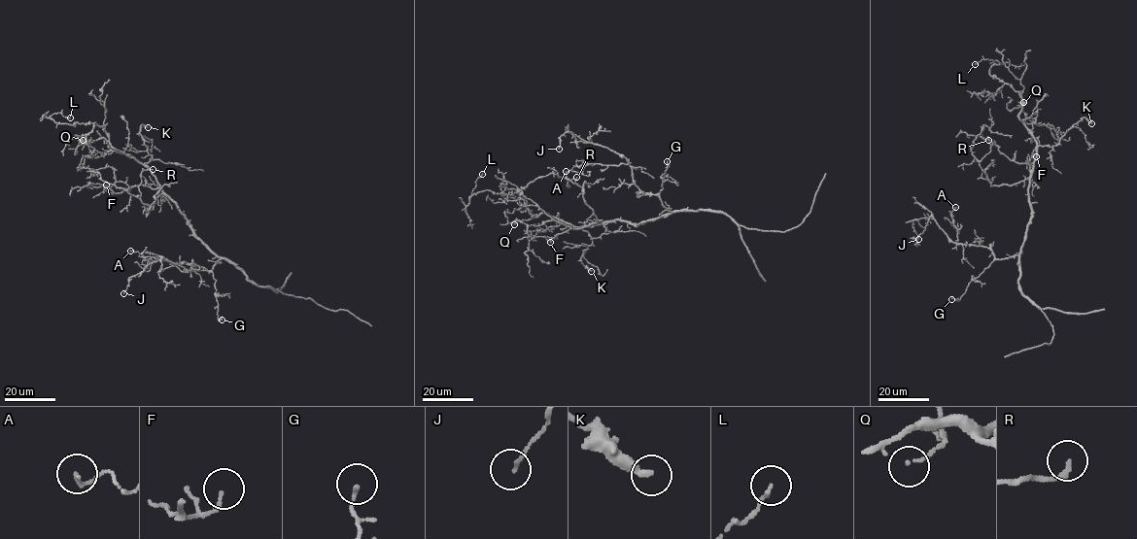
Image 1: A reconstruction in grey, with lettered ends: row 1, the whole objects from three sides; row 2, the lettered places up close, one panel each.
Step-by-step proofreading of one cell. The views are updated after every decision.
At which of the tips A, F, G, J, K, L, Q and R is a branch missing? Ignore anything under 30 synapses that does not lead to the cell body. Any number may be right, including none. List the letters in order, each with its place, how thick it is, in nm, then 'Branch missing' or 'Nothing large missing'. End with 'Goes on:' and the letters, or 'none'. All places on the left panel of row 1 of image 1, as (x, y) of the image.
A: Place: (130, 251). Thickness 130 nm. Nothing large missing
F: Place: (106, 185). Thickness 120 nm. Nothing large missing
G: Place: (222, 320). Thickness 130 nm. Nothing large missing
J: Place: (123, 293). Thickness 120 nm. Nothing large missing
K: Place: (148, 127). Thickness 320 nm. Nothing large missing
L: Place: (70, 117). Thickness 120 nm. Nothing large missing
Q: Place: (83, 140). Thickness 100 nm. Nothing large missing
R: Place: (153, 169). Thickness 180 nm. Nothing large missing
Goes on: none

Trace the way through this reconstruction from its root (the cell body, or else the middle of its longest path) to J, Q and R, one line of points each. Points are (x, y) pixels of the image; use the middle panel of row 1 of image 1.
J: (637, 224), (671, 212), (639, 189), (628, 160), (569, 132), (559, 137), (559, 149)
Q: (637, 224), (614, 219), (592, 226), (575, 226), (543, 213), (528, 219), (518, 219), (514, 224)
R: (637, 224), (614, 219), (601, 222), (586, 203), (582, 187), (568, 179), (567, 185), (576, 177)

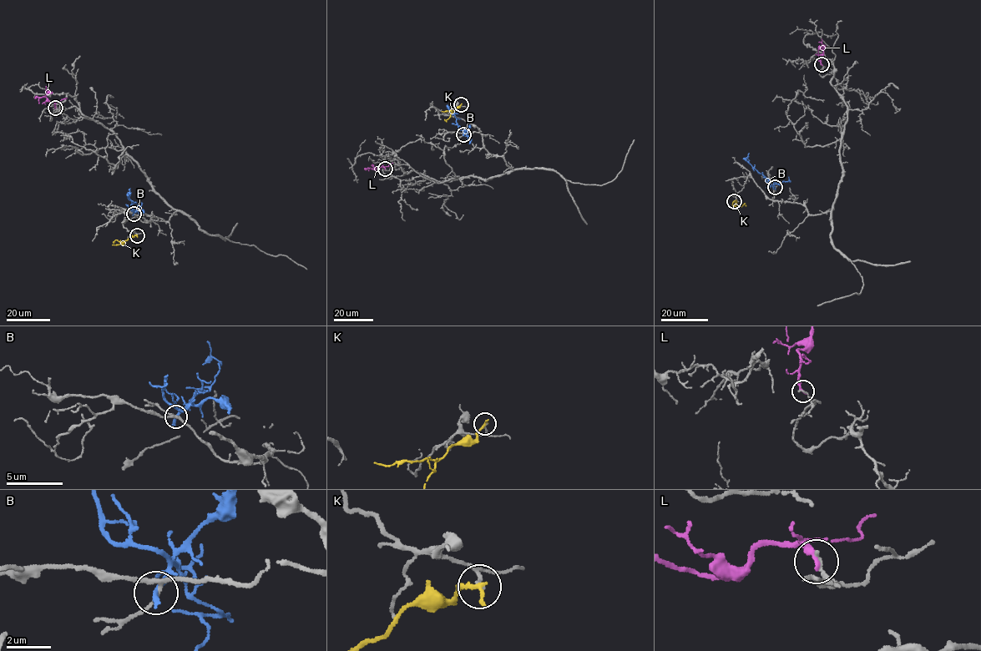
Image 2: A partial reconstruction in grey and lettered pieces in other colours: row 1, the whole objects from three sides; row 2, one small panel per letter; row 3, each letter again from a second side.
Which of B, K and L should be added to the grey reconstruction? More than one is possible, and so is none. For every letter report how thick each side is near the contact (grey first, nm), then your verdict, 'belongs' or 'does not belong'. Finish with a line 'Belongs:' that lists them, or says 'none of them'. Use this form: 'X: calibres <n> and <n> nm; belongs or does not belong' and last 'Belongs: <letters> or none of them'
B: calibres 170 and 320 nm; does not belong
K: calibres 140 and 240 nm; does not belong
L: calibres 150 and 260 nm; does not belong
Belongs: none of them

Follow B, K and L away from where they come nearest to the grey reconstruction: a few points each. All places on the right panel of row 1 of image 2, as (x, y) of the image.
B: (775, 188), (749, 164), (749, 153)
K: (734, 201), (738, 205), (745, 203), (742, 205)
L: (821, 65), (824, 47), (821, 38)

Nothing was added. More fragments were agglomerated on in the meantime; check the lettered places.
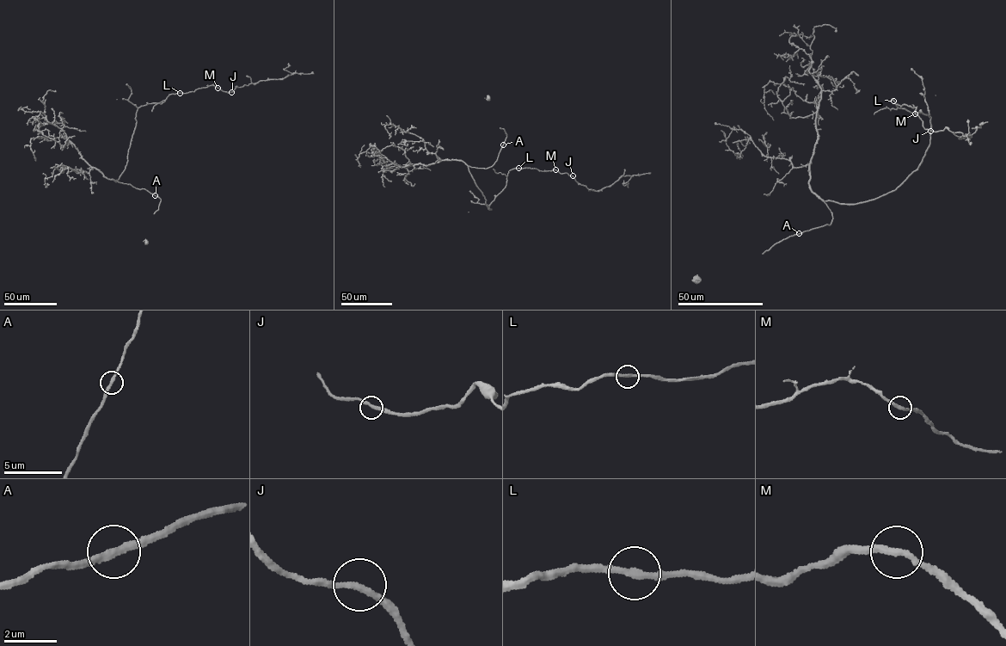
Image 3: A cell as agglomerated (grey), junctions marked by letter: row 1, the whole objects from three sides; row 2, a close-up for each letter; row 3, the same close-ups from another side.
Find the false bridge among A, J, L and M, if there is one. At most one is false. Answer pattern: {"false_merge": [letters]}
{"false_merge": []}

